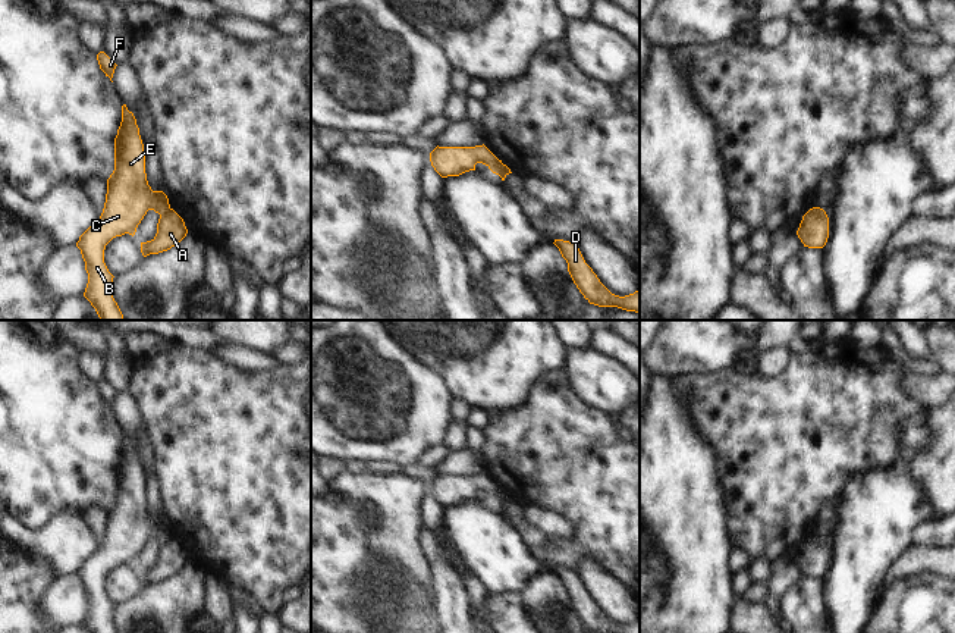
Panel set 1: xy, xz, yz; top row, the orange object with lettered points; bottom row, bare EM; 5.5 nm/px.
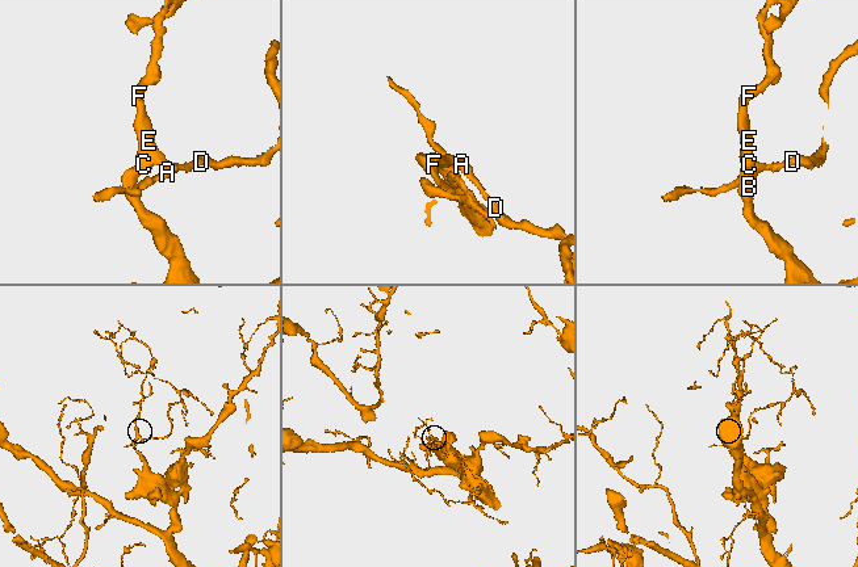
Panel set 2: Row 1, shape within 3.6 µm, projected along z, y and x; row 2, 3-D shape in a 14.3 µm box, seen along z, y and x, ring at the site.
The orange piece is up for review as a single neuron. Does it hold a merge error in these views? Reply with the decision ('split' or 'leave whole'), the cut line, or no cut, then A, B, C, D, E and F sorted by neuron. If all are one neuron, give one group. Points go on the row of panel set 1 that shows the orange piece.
split; cut in xz along (499, 160), (492, 171); A D / B C E F

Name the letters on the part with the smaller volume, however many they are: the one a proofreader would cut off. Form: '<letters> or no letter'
A, D

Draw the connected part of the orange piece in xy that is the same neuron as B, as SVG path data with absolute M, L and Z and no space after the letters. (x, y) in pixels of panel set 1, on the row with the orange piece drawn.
M123 104L114 138L114 170L107 179L103 213L76 242L88 273L84 297L100 320L125 320L113 298L114 276L104 263L106 245L125 234L133 236L148 210L163 216L170 210L170 204L163 191L153 191L148 185L139 128L133 113Z

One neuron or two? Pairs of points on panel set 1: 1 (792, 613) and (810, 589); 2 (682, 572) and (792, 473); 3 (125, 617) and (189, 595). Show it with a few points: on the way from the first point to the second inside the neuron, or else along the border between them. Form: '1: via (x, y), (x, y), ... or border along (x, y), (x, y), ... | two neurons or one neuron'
1: via (798, 607), (807, 595) | one neuron
2: border along (721, 498), (726, 510), (726, 532), (734, 545) | two neurons
3: via (141, 616), (162, 613), (173, 604) | one neuron

